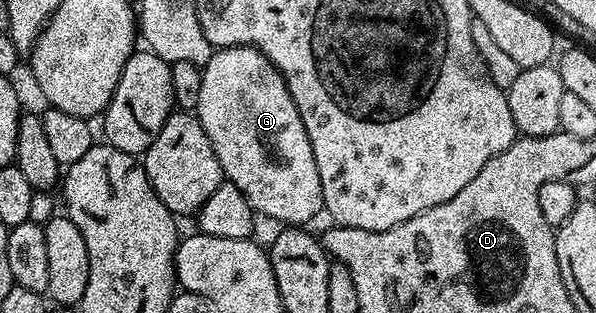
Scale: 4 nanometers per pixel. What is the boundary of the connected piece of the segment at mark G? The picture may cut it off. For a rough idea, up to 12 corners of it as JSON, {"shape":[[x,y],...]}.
{"shape":[[215,49],[196,116],[259,215],[310,224],[320,172],[286,78]]}

